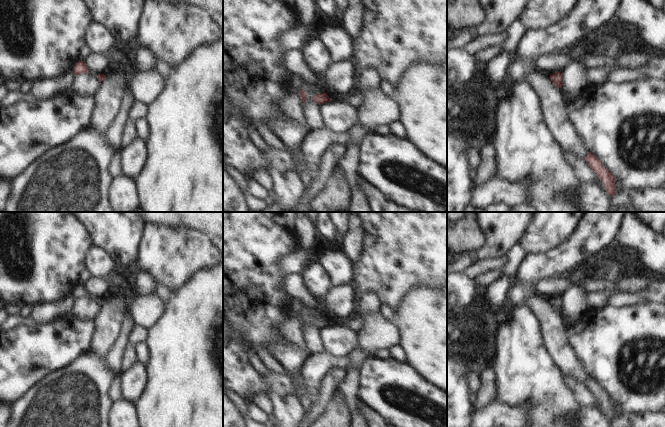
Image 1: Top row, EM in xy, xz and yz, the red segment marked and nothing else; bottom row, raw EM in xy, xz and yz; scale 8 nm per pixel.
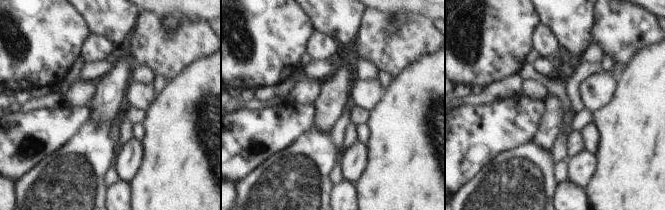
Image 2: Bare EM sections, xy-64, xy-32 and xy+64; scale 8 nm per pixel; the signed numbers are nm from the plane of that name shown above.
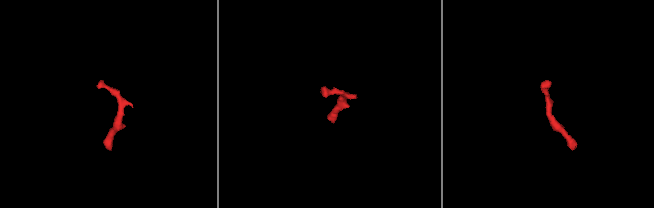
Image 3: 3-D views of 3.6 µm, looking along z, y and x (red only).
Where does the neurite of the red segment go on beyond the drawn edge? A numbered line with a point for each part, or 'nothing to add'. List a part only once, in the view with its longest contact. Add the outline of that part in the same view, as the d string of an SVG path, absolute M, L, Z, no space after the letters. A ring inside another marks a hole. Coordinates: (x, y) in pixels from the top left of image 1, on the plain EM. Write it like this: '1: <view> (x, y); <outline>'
nothing to add

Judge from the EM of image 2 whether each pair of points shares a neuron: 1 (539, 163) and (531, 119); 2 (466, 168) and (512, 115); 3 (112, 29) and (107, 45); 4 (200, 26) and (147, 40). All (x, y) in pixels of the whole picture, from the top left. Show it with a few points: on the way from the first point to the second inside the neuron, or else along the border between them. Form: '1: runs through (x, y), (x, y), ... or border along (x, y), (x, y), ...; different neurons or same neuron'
1: border along (532, 140), (511, 151); different neurons
2: runs through (472, 155), (499, 128); same neuron
3: border along (91, 31), (105, 36), (112, 43); different neurons
4: runs through (187, 39), (160, 40); same neuron

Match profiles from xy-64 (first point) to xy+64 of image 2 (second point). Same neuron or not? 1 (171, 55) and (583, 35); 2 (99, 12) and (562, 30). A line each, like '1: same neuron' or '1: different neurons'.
1: different neurons
2: same neuron

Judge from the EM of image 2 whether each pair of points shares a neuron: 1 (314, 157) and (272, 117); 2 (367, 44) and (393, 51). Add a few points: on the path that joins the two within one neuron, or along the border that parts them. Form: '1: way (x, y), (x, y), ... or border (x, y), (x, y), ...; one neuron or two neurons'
1: border (313, 124), (290, 146), (276, 153); two neurons
2: way (373, 44), (387, 45); one neuron

